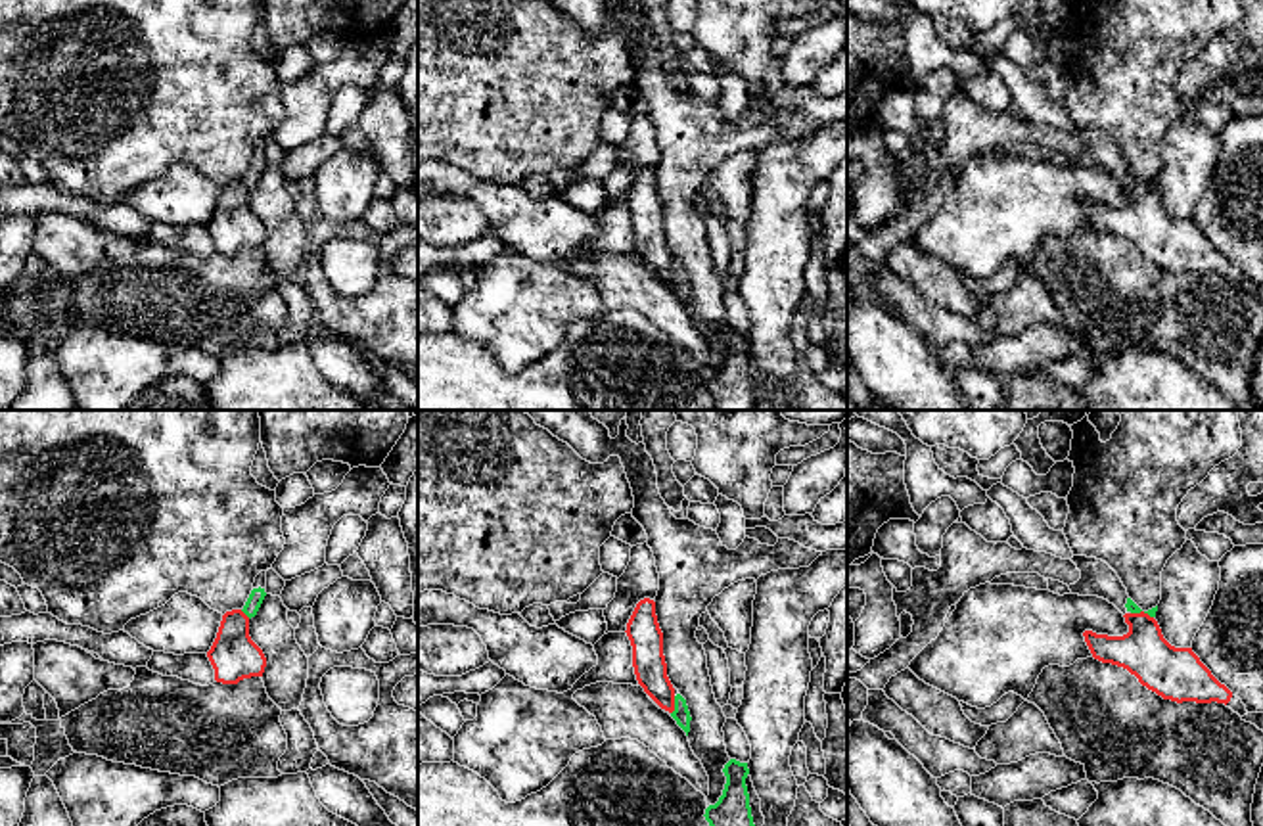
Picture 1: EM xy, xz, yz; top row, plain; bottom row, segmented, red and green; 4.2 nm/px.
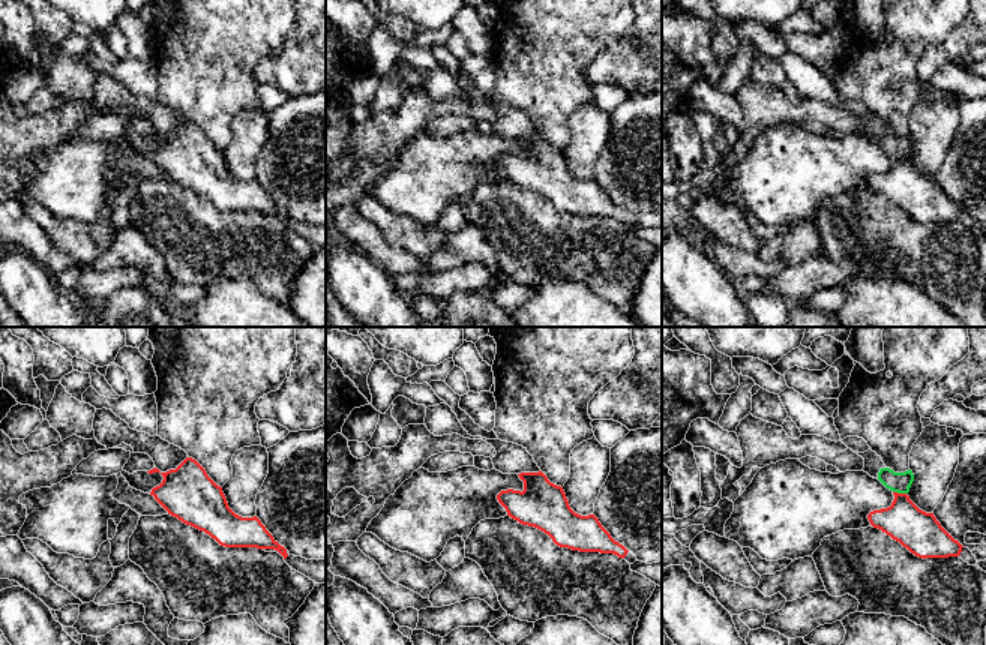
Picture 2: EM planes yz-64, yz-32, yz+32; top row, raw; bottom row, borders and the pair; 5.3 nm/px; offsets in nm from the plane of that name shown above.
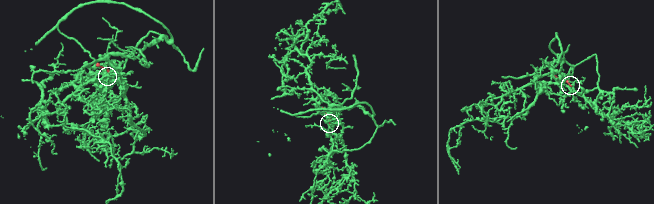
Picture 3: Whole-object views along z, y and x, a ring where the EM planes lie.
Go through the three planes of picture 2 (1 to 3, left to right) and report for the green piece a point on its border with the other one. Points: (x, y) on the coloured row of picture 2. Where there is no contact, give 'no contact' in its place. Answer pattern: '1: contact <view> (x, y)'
1: no contact
2: no contact
3: contact yz+32 (899, 494)

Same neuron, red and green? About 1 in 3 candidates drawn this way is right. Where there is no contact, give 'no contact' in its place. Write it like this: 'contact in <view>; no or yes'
contact in xz; no

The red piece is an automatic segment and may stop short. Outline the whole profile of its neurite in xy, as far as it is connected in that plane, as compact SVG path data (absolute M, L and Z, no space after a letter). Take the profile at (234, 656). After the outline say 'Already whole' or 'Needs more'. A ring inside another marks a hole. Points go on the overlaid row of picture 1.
M241 609L222 615L207 657L215 669L215 680L222 684L263 677L266 667L263 650L249 636L249 617Z. Already whole

